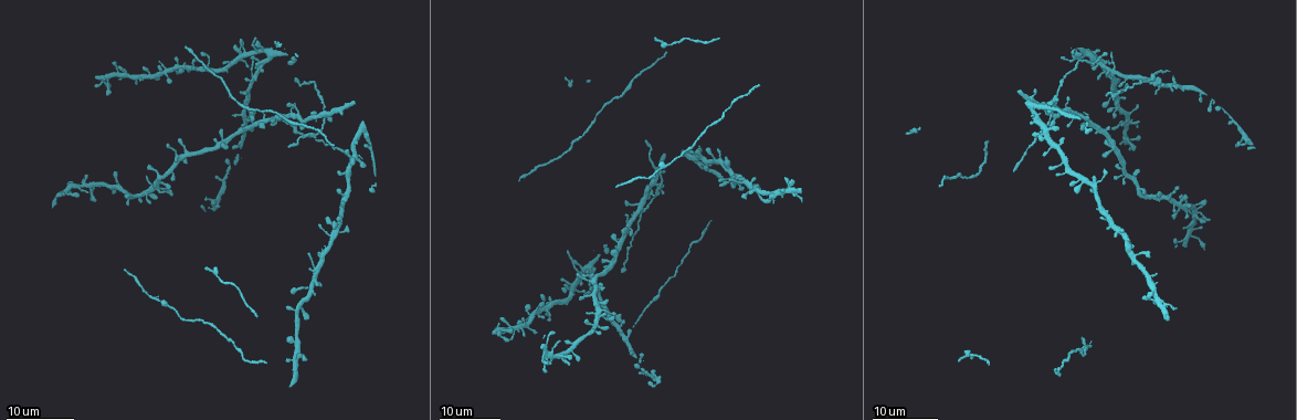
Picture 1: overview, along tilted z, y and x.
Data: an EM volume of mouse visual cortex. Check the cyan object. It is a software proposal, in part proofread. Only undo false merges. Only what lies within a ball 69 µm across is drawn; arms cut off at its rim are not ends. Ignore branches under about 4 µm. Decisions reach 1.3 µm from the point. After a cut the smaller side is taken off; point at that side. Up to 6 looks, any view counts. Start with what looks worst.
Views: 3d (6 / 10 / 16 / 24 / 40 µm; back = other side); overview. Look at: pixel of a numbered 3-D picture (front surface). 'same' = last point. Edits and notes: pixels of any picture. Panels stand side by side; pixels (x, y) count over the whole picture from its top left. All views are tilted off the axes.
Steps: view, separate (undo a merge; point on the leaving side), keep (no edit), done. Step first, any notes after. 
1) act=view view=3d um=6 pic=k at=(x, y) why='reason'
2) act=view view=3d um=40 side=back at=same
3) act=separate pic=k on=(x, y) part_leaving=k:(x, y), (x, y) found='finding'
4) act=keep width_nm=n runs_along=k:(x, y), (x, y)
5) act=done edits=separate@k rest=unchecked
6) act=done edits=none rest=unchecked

act=view view=3d um=16 pic=1 at=(218, 277) why='three arms meet'

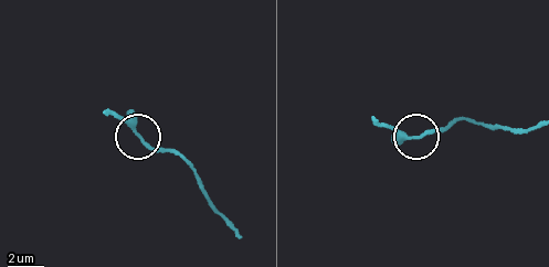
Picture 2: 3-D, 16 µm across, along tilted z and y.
act=view view=3d um=6 pic=2 at=(140, 133)

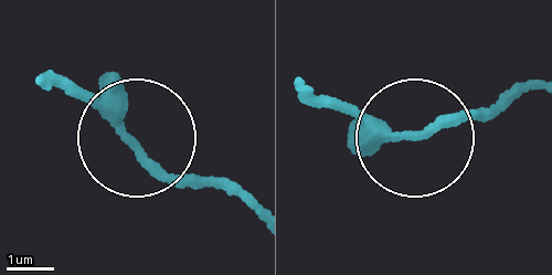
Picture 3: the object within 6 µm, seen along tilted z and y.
act=view view=3d um=6 side=back pic=3 at=(412, 131)

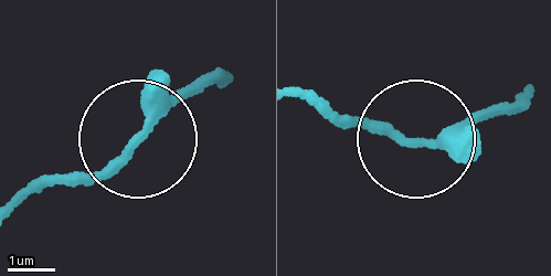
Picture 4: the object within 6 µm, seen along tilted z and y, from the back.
act=keep found='continuous, no second cell'

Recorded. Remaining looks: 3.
act=view view=3d um=16 pic=1 at=(1013, 172) why='thin neck'

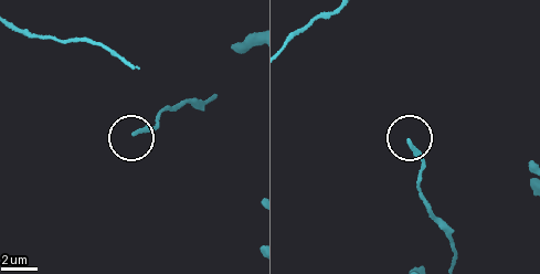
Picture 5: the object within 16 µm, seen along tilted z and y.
act=view view=3d um=10 pic=5 at=(409, 143) why='zoom in'

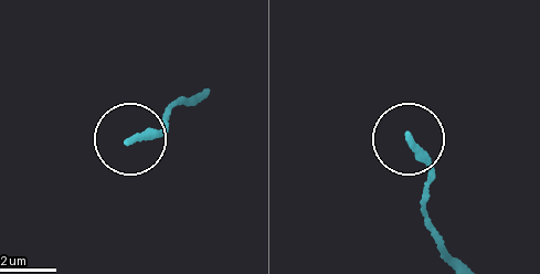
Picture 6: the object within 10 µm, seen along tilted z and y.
act=keep runs_along=6:(192, 97), (171, 109), (163, 125), (131, 139) found='continuous, no second cell'

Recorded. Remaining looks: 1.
act=done edits=none rest=unchecked

